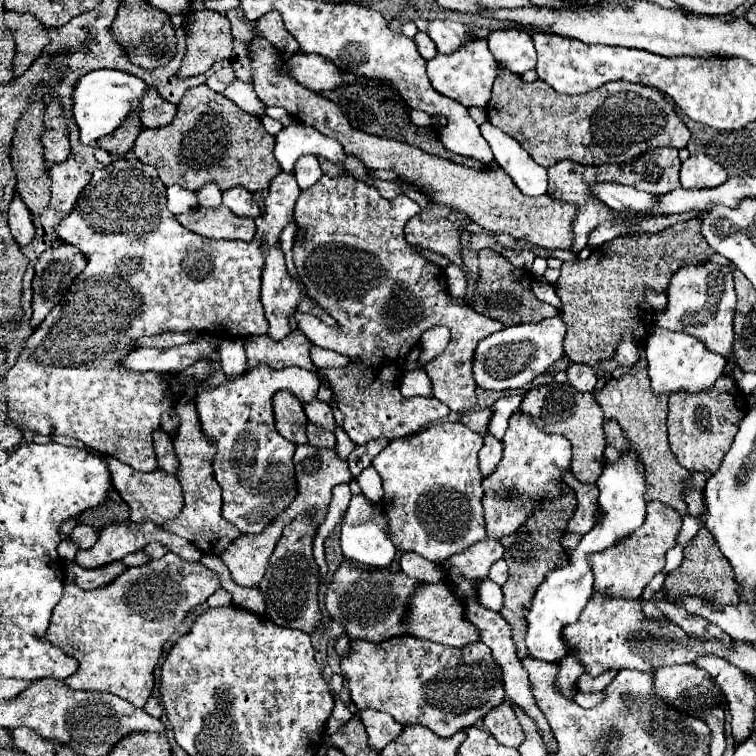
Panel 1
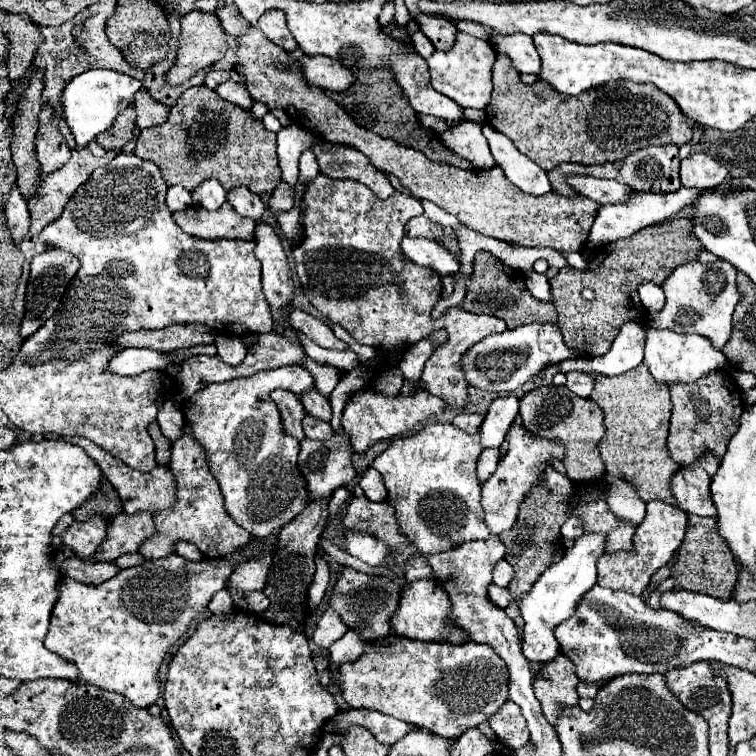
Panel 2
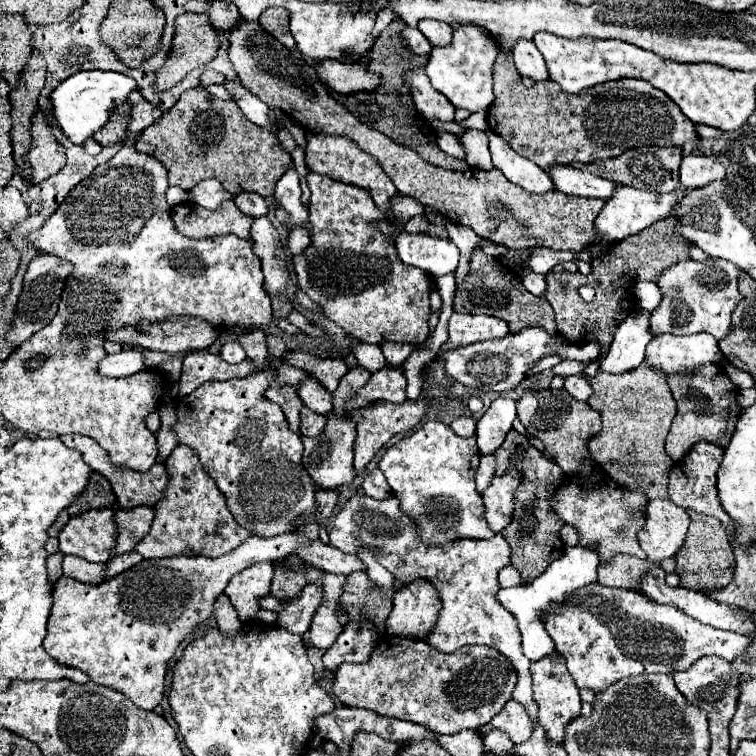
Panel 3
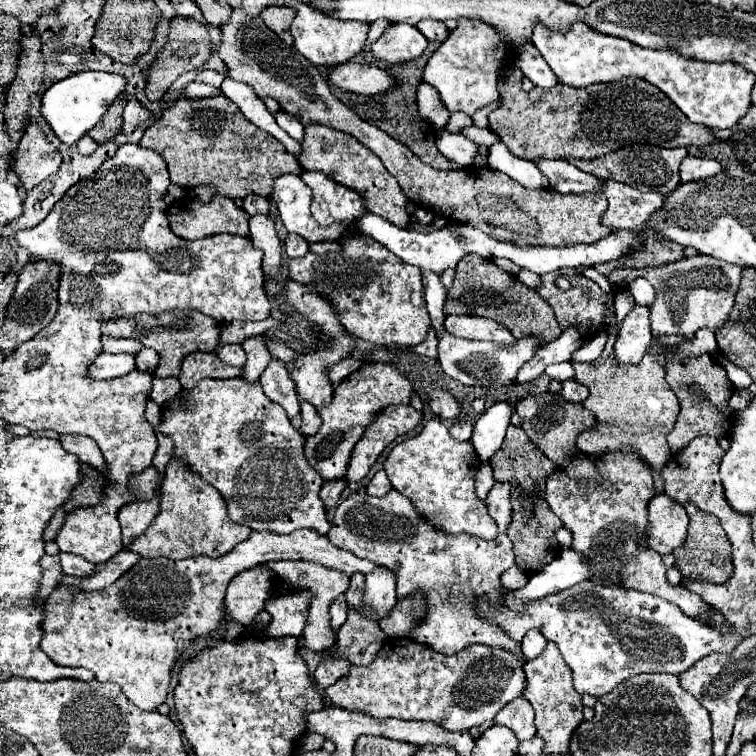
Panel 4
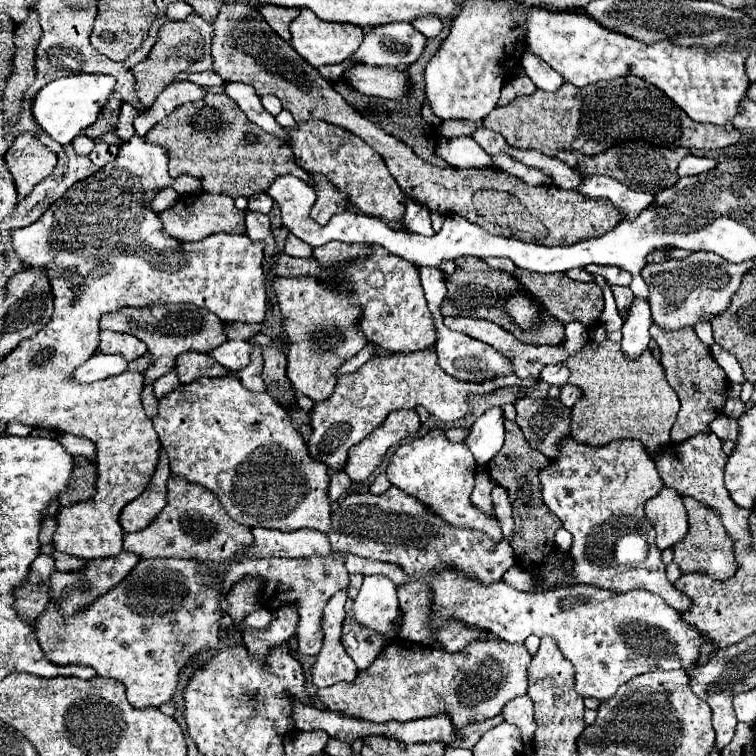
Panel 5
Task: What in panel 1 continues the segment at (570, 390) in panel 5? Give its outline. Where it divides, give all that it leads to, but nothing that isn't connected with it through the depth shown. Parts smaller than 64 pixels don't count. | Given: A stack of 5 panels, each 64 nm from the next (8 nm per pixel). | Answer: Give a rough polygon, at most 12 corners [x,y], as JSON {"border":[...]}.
{"border":[[586,364],[566,368],[568,382],[578,392],[594,392],[598,376]]}

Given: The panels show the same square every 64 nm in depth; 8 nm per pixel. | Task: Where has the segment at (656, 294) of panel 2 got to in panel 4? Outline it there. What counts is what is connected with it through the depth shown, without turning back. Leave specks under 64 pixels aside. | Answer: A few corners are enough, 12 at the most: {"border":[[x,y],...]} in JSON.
{"border":[[644,278],[630,282],[636,304],[650,306],[654,287]]}

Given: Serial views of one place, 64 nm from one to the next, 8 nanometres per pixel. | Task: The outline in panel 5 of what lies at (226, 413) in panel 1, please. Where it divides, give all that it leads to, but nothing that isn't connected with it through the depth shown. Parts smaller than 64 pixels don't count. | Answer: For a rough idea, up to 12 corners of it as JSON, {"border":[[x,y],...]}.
{"border":[[234,374],[152,422],[172,474],[250,528],[328,532],[328,466]]}

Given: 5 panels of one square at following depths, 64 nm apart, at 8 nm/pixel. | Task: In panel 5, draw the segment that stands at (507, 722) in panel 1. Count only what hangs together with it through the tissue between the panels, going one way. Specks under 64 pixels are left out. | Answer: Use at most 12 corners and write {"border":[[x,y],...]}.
{"border":[[518,696],[504,706],[504,718],[516,724],[522,742],[532,742],[534,704]]}

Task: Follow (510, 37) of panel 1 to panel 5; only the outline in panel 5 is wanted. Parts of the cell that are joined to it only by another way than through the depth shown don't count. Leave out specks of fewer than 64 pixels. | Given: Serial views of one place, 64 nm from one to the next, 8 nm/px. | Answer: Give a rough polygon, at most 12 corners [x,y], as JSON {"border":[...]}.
{"border":[[522,56],[522,70],[530,80],[556,92],[564,84],[560,72],[538,56]]}

